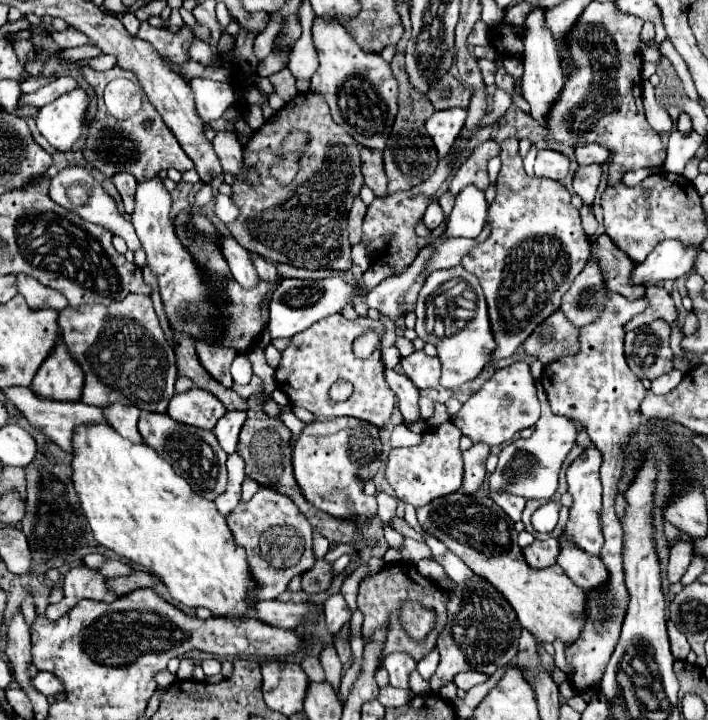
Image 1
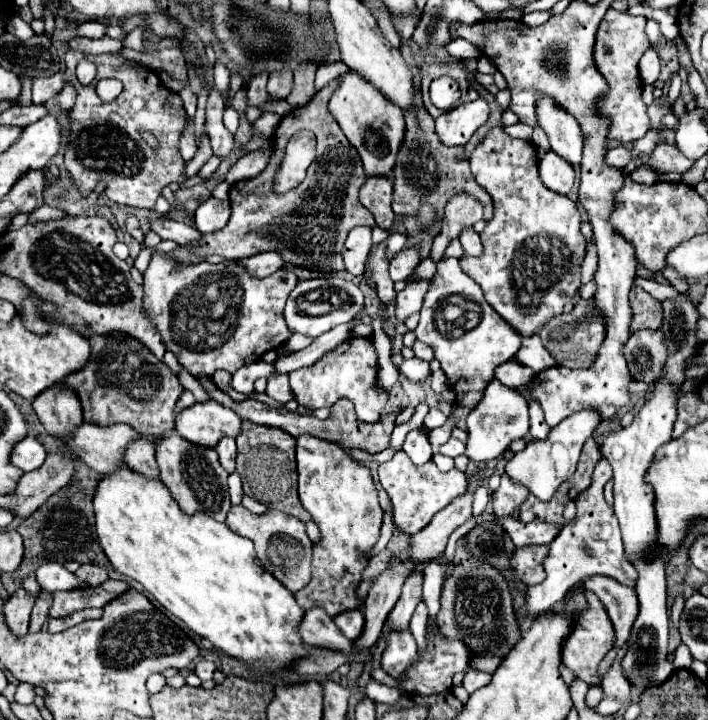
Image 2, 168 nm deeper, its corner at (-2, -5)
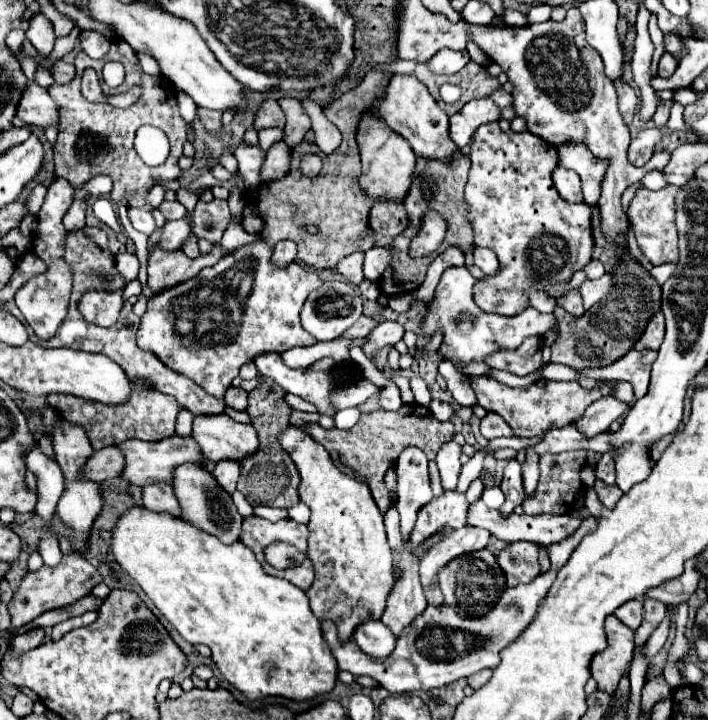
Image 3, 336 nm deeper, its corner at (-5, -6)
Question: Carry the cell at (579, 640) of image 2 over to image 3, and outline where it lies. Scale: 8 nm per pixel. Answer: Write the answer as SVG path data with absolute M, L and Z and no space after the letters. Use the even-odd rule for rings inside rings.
M613 615L607 617L605 631L607 631L609 647L593 657L591 675L597 681L599 689L611 695L617 689L621 675L625 675L625 671L633 659L633 649L635 649L633 635L635 635L635 631L625 627Z

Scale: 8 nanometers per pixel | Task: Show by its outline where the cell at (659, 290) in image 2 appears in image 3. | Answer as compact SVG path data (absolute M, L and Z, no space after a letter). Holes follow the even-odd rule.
M605 273L601 279L595 279L595 281L583 281L577 291L581 293L581 299L583 299L583 307L585 311L597 303L599 299L603 299L609 291L613 289L613 277L609 273Z

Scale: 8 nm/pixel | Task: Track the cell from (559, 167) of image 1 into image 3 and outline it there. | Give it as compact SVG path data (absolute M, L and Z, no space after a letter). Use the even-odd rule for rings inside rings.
M557 167L553 171L553 183L559 191L559 195L569 201L569 203L581 203L583 195L581 195L581 179L575 171L569 171L565 167Z

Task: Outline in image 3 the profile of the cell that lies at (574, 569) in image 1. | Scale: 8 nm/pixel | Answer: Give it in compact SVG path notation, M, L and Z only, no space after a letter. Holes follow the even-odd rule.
M633 599L633 601L627 601L625 605L621 605L615 613L615 617L625 623L629 629L637 629L641 625L641 619L643 619L643 603L639 599Z

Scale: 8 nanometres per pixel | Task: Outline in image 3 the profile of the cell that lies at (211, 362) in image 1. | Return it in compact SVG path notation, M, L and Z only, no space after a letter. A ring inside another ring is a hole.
M229 387L225 393L225 405L235 411L247 411L247 393L239 387Z

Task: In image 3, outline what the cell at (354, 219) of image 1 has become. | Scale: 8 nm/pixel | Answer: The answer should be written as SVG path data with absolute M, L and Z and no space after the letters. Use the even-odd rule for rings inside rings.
M353 253L337 263L337 271L353 285L363 281L363 253Z

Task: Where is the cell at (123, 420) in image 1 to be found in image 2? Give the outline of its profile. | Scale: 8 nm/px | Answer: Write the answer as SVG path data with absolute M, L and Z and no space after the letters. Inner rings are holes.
M144 436L136 438L134 442L130 442L130 446L126 446L126 466L148 478L158 478L160 470L156 464L154 446L146 442Z

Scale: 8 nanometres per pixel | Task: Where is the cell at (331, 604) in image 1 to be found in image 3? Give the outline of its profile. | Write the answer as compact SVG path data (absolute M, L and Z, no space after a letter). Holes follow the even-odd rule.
M367 621L355 629L353 641L361 647L363 653L383 659L393 653L397 639L381 621Z

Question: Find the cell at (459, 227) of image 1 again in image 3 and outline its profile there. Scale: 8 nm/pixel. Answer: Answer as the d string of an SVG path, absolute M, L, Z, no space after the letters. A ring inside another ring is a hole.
M477 247L473 251L473 257L475 257L475 265L485 273L485 275L497 275L499 271L499 261L495 257L493 251L487 251L483 247Z

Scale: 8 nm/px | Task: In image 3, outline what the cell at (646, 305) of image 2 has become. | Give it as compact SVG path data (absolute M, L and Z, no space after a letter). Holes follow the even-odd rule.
M657 313L647 329L645 329L645 335L637 341L635 349L637 351L643 351L643 349L651 349L651 351L659 351L661 343L663 343L663 335L665 335L665 319L663 319L663 313Z

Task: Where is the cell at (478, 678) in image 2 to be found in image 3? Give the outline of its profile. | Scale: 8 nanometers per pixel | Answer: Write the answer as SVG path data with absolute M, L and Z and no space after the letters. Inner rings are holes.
M485 669L485 671L479 671L479 673L473 673L473 675L469 675L469 685L471 685L473 689L479 689L479 687L483 687L483 685L489 681L491 673L493 673L493 669Z

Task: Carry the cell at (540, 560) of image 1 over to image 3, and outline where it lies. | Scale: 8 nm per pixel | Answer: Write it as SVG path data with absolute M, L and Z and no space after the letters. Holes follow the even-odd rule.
M509 543L497 557L505 573L507 587L531 583L539 575L539 545L535 543Z

